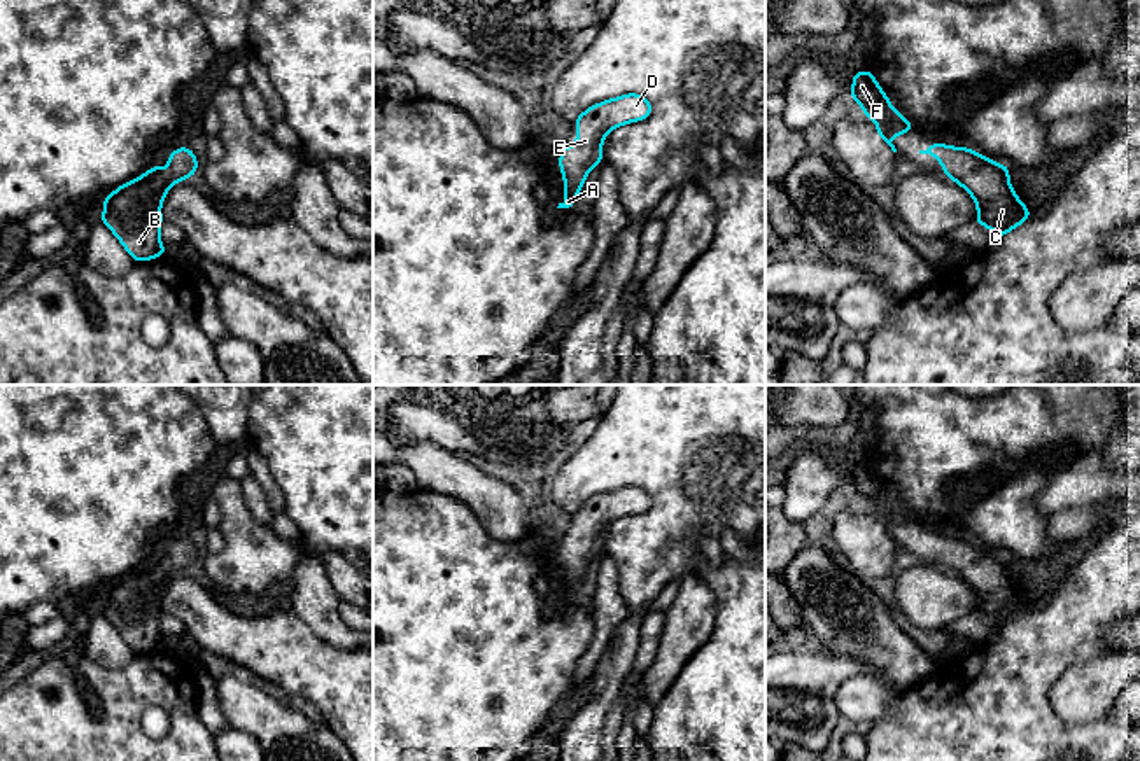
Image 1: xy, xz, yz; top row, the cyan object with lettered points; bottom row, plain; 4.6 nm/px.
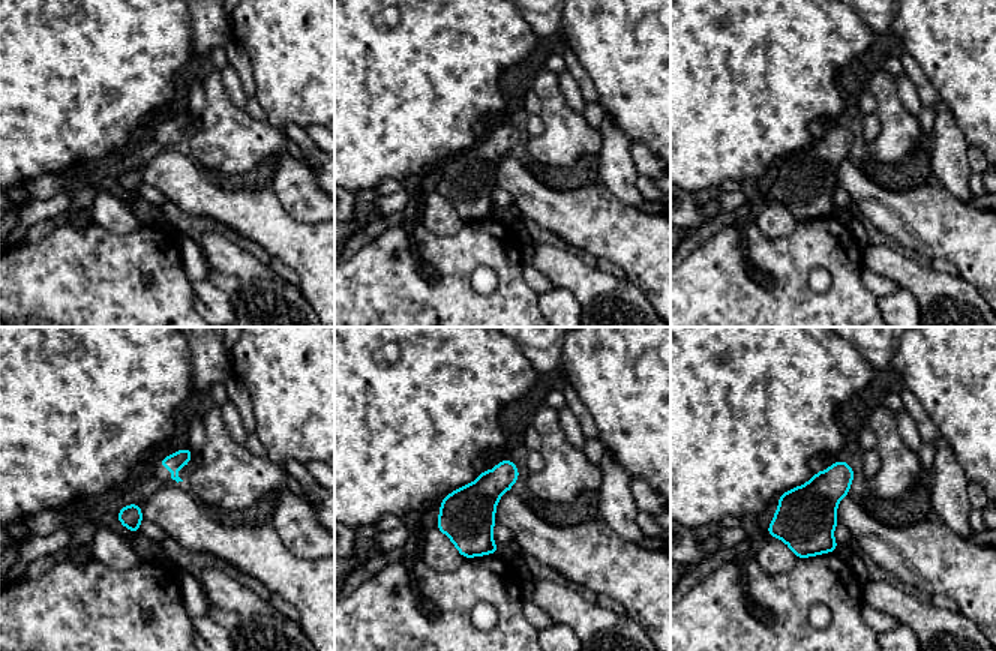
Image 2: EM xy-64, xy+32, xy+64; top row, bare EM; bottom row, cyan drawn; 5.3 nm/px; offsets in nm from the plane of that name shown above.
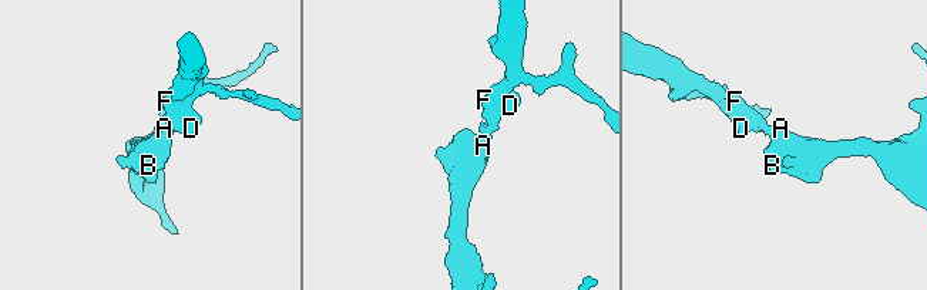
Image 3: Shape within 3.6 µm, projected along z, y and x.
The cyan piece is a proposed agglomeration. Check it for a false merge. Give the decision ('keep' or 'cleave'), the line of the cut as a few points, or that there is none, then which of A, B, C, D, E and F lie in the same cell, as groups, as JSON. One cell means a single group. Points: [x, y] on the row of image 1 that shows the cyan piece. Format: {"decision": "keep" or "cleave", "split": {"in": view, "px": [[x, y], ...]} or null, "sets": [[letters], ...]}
{"decision": "keep", "split": null, "sets": [["A", "B", "C", "D", "E", "F"]]}

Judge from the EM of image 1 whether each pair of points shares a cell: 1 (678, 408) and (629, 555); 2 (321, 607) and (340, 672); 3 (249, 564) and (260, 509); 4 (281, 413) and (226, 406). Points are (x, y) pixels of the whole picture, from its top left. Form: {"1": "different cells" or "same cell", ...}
{"1": "same cell", "2": "different cells", "3": "different cells", "4": "different cells"}

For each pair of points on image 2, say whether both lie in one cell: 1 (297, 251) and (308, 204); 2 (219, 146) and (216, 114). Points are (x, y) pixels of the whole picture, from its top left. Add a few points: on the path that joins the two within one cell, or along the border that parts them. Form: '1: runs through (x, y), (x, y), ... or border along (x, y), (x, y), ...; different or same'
1: border along (278, 198), (281, 206), (296, 219), (318, 224); different
2: runs through (219, 138), (219, 122); same

